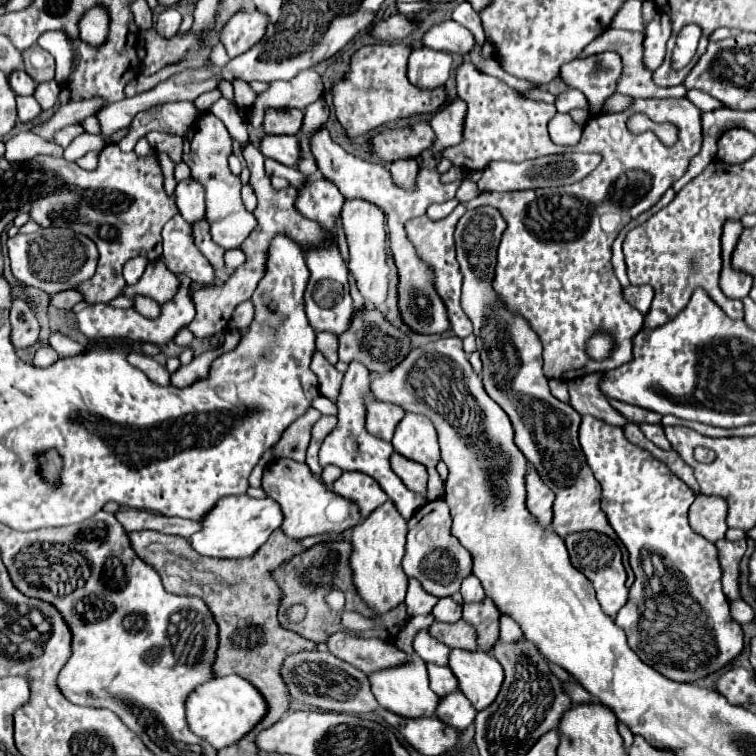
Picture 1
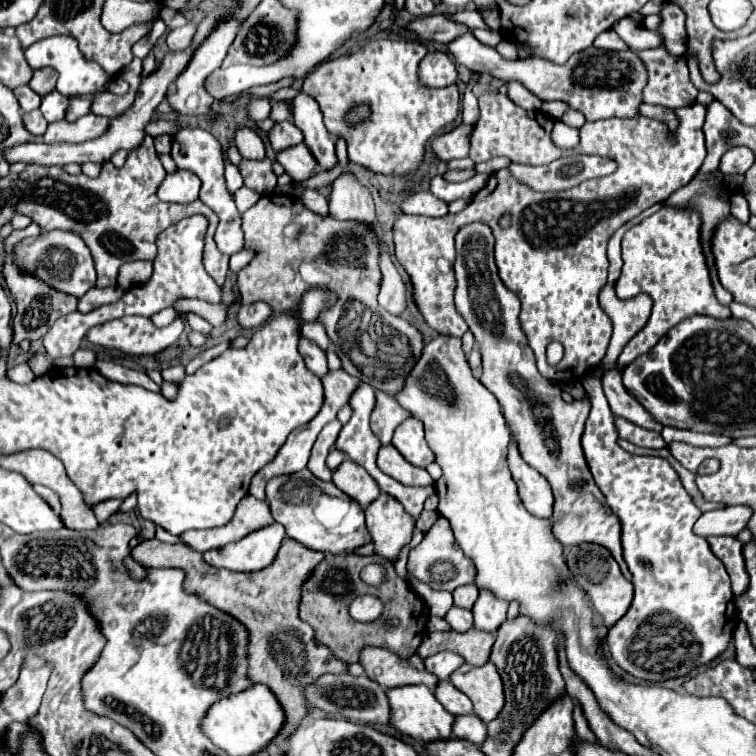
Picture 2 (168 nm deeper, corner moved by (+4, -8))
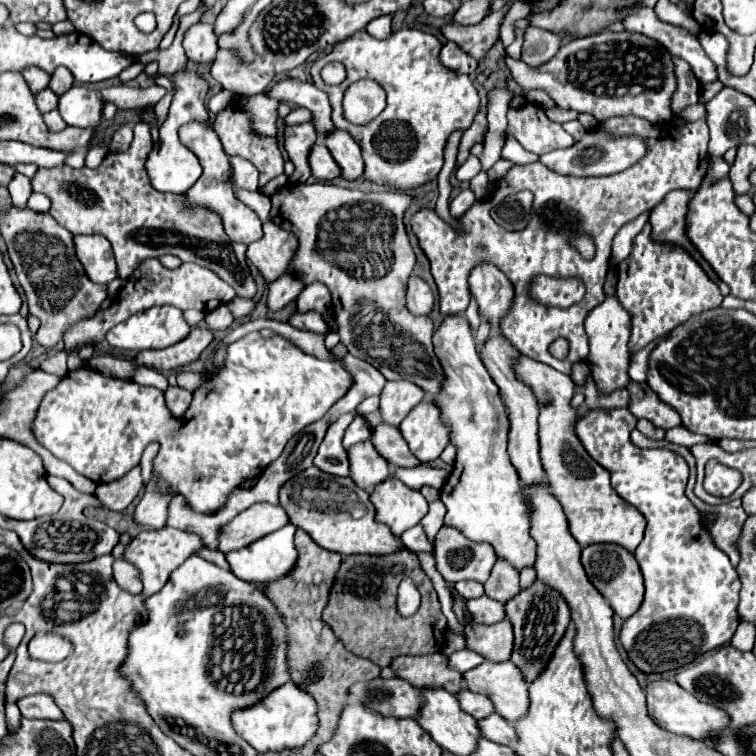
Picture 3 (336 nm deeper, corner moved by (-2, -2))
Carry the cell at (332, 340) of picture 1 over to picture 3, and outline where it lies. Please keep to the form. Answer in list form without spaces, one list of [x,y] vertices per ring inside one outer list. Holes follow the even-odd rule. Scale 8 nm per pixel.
[[[313,282],[309,284],[301,296],[297,298],[297,308],[299,312],[307,312],[307,310],[315,310],[321,316],[325,316],[325,322],[331,326],[333,316],[331,316],[331,294],[329,288],[321,282]]]

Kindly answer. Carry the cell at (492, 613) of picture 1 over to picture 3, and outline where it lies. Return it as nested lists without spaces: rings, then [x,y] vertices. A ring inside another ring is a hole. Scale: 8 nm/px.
[[[497,560],[489,580],[485,582],[485,594],[493,600],[501,600],[503,604],[511,600],[519,592],[519,570],[513,568],[507,560]]]

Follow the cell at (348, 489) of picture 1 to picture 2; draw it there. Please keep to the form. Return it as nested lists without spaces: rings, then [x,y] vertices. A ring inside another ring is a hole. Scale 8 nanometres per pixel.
[[[345,460],[335,472],[333,472],[333,484],[345,492],[349,498],[361,504],[361,508],[367,508],[373,500],[379,498],[379,486],[375,480],[361,470],[361,466],[355,466],[355,462]]]

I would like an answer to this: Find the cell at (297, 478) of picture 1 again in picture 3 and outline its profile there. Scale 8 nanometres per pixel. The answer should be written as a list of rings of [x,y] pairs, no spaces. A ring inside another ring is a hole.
[[[311,466],[305,472],[291,478],[279,492],[281,506],[289,514],[291,524],[305,530],[321,548],[339,552],[341,556],[369,554],[385,556],[403,548],[401,540],[393,532],[375,520],[375,506],[369,500],[369,492],[359,488],[351,478],[329,476]]]

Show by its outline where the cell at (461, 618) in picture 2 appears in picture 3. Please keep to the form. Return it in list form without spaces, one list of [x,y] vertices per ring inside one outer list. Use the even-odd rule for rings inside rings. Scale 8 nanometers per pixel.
[[[489,596],[469,600],[467,610],[471,612],[473,622],[477,622],[477,624],[495,624],[505,618],[505,604],[493,600]]]

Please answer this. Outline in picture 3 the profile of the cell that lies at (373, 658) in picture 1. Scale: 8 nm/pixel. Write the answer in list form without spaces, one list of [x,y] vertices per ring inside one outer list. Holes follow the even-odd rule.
[[[441,652],[427,654],[427,656],[399,656],[391,662],[391,668],[401,680],[407,680],[409,684],[413,684],[417,688],[443,688],[447,692],[457,694],[463,688],[463,674],[449,668],[447,662],[449,662],[449,658]]]

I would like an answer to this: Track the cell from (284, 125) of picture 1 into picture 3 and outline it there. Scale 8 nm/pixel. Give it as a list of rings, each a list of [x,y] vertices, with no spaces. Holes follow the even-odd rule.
[[[311,122],[307,124],[297,124],[297,126],[287,126],[285,128],[285,150],[289,154],[289,160],[295,164],[295,172],[289,178],[289,182],[307,182],[311,176],[309,168],[309,152],[311,146],[317,140],[317,130]]]

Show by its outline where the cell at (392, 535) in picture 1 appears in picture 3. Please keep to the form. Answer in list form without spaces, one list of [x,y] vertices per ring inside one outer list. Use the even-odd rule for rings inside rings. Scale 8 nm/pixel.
[[[395,478],[377,484],[371,492],[371,500],[377,508],[377,522],[387,524],[395,536],[401,536],[401,532],[421,522],[427,514],[423,494]]]

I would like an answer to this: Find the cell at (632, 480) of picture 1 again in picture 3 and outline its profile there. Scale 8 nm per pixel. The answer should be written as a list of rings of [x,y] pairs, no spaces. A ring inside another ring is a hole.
[[[615,408],[613,412],[585,412],[575,422],[575,434],[581,440],[583,448],[589,452],[589,456],[611,472],[611,484],[617,494],[633,504],[647,518],[645,538],[635,550],[635,558],[645,578],[645,600],[639,612],[623,622],[619,640],[627,650],[631,662],[641,672],[669,672],[693,662],[697,654],[729,644],[741,622],[737,614],[741,582],[729,562],[729,556],[713,544],[709,532],[701,526],[701,516],[697,508],[683,494],[689,478],[687,462],[665,448],[641,450],[631,444],[630,433],[636,428],[637,421],[627,408]]]

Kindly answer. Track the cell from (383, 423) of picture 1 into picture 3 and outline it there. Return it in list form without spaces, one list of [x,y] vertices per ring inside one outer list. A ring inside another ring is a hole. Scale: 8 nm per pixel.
[[[397,380],[387,382],[381,392],[381,414],[383,422],[391,426],[399,426],[401,420],[425,398],[425,392],[409,382],[409,380]]]

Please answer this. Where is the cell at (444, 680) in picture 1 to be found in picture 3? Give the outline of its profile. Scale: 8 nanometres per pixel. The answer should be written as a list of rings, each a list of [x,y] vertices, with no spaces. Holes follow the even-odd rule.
[[[461,690],[461,692],[457,694],[457,698],[459,698],[459,702],[461,702],[461,708],[463,708],[467,714],[471,714],[473,718],[477,718],[477,720],[487,718],[489,714],[495,712],[493,702],[491,702],[487,696],[483,696],[483,694],[473,694],[473,692],[469,692],[469,690]]]

